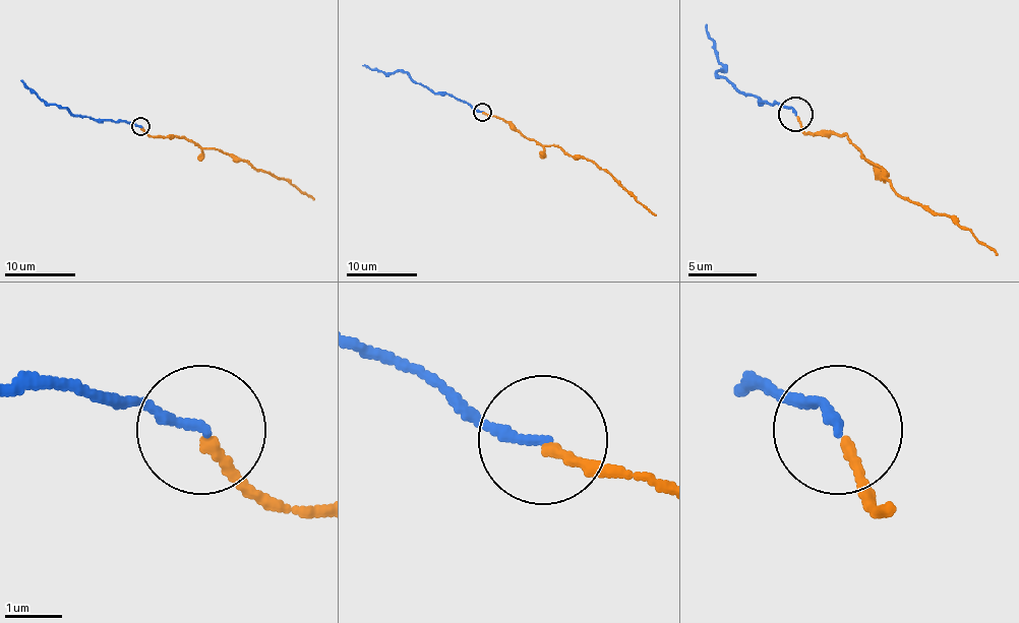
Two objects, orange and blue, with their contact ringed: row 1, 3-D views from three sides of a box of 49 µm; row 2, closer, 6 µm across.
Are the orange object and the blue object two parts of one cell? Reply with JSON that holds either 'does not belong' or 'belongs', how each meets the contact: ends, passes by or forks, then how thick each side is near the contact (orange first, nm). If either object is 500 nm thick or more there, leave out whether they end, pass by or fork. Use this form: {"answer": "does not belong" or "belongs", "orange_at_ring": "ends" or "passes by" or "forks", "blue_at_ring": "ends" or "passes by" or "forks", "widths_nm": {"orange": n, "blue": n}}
{"answer": "belongs", "orange_at_ring": "ends", "blue_at_ring": "ends", "widths_nm": {"orange": 180, "blue": 170}}

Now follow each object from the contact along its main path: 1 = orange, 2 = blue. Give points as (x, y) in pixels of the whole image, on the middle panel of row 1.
1: (483, 113), (498, 116), (526, 137), (545, 144), (557, 144), (570, 156), (589, 159), (655, 215)
2: (483, 111), (447, 94), (435, 94), (400, 70), (383, 72), (362, 65)

